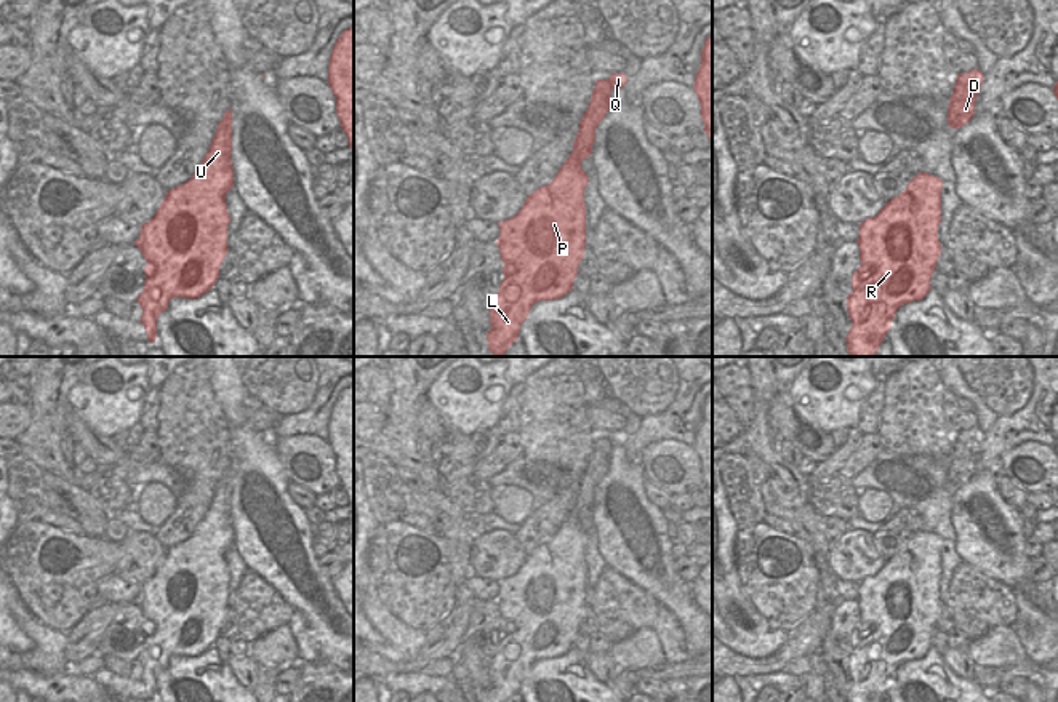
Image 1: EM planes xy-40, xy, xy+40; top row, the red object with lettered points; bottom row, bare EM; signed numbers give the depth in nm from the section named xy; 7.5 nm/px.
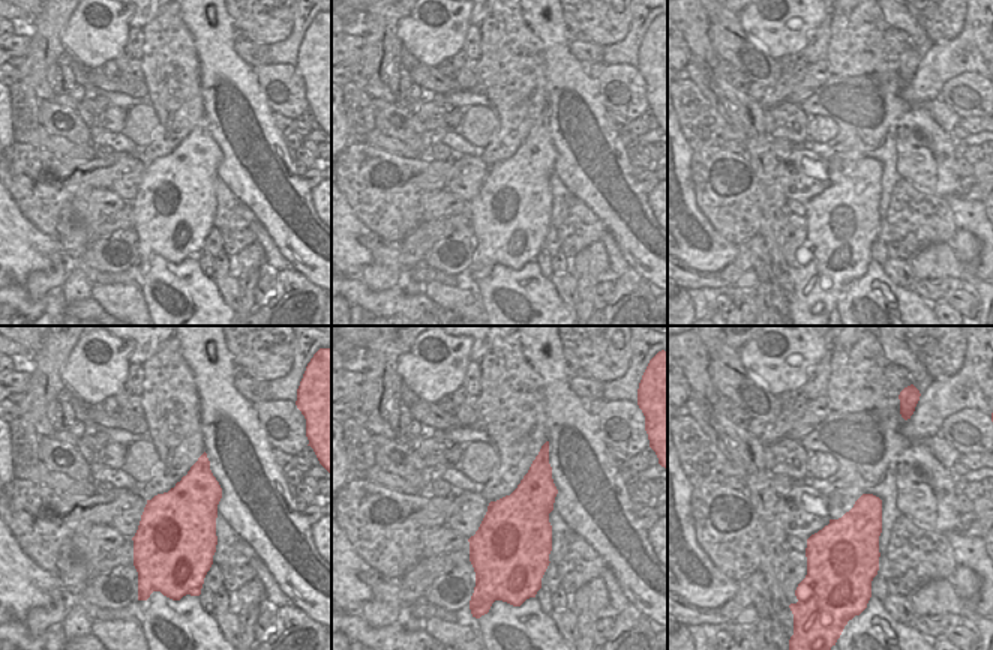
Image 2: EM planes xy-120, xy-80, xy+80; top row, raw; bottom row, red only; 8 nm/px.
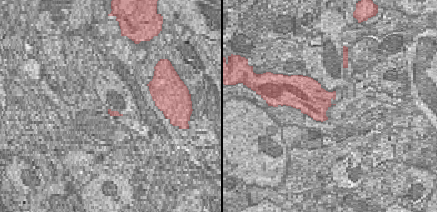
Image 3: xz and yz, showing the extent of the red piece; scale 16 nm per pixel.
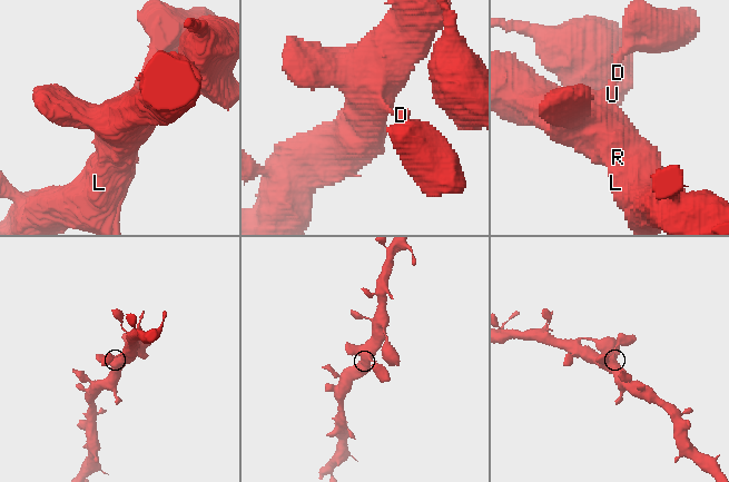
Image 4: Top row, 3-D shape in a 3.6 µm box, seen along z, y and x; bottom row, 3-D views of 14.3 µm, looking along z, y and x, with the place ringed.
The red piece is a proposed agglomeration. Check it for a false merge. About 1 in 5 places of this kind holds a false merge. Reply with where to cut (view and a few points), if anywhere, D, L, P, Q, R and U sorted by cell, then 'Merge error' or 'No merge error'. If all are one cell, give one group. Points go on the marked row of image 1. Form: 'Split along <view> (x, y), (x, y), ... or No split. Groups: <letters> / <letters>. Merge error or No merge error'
No split. Groups: D L P Q R U. No merge error.

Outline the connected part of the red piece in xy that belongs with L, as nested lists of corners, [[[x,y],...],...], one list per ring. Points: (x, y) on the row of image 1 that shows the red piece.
[[[611,74],[608,80],[597,80],[587,110],[584,112],[579,130],[573,142],[573,152],[565,160],[551,184],[539,187],[527,197],[520,211],[499,225],[496,241],[504,262],[504,280],[495,294],[490,309],[491,328],[487,333],[488,350],[495,357],[503,357],[519,339],[520,325],[527,320],[531,307],[539,301],[560,299],[573,289],[578,265],[584,257],[586,248],[586,205],[584,190],[589,182],[581,162],[592,154],[595,128],[610,109],[610,94],[615,86],[624,88],[627,77]]]

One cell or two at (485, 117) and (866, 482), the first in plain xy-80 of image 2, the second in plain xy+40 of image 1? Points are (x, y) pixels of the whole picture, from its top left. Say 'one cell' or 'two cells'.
two cells

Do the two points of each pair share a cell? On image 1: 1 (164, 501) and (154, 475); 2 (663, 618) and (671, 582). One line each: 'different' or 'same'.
1: different
2: different

